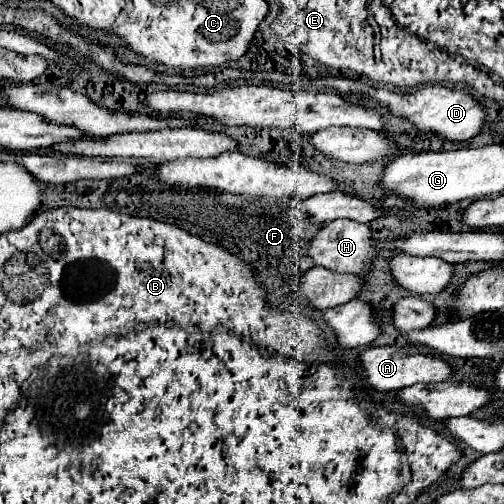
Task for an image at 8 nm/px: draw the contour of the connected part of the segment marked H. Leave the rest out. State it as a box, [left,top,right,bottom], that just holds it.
[307,220,375,274]

